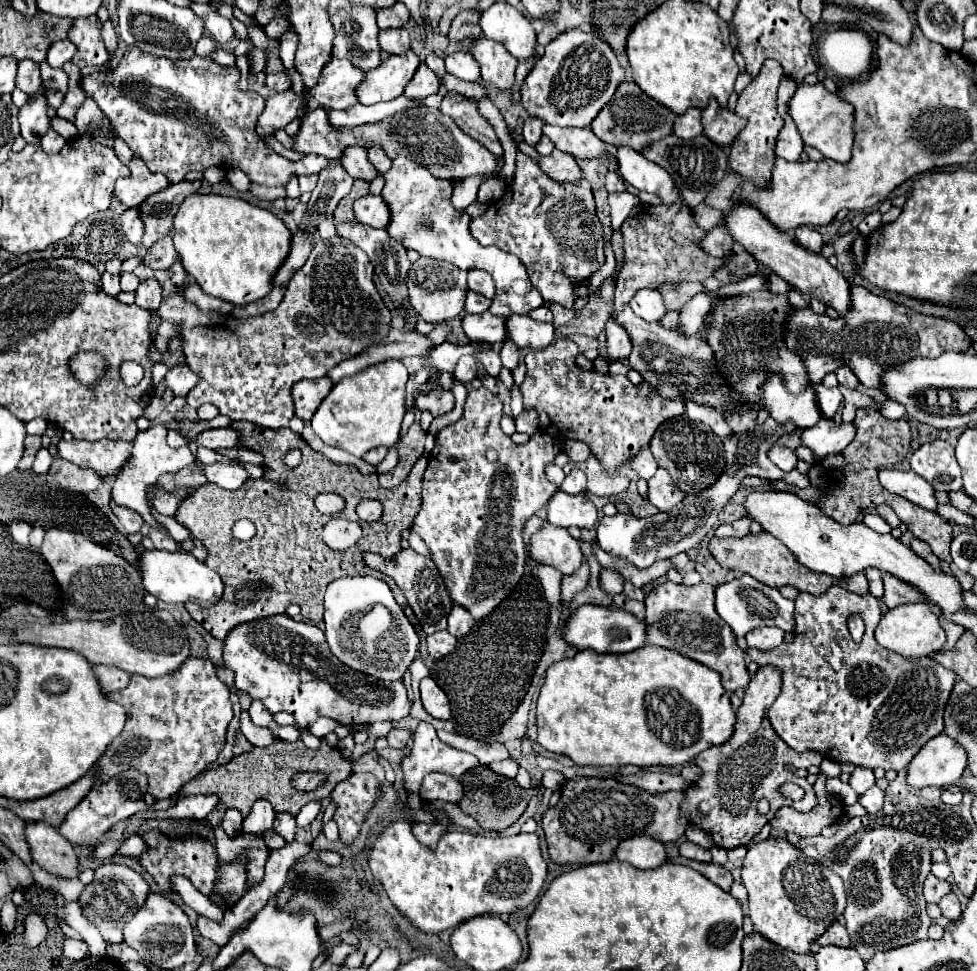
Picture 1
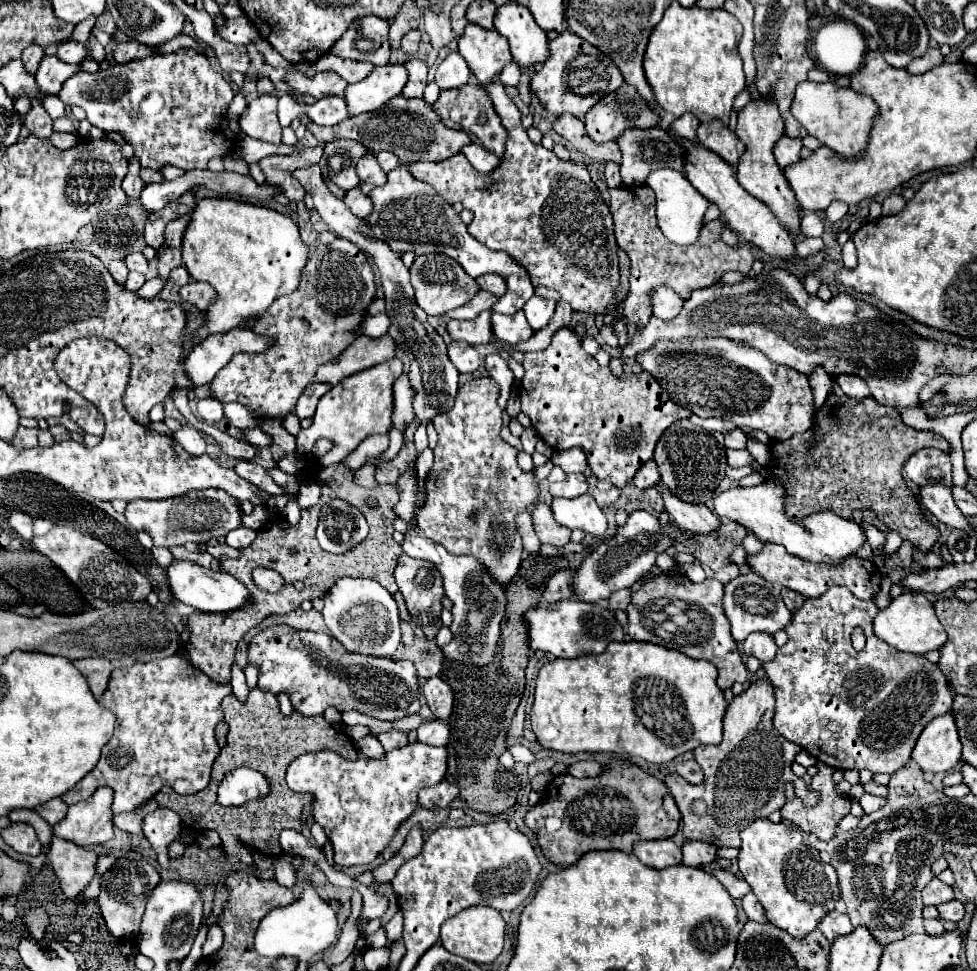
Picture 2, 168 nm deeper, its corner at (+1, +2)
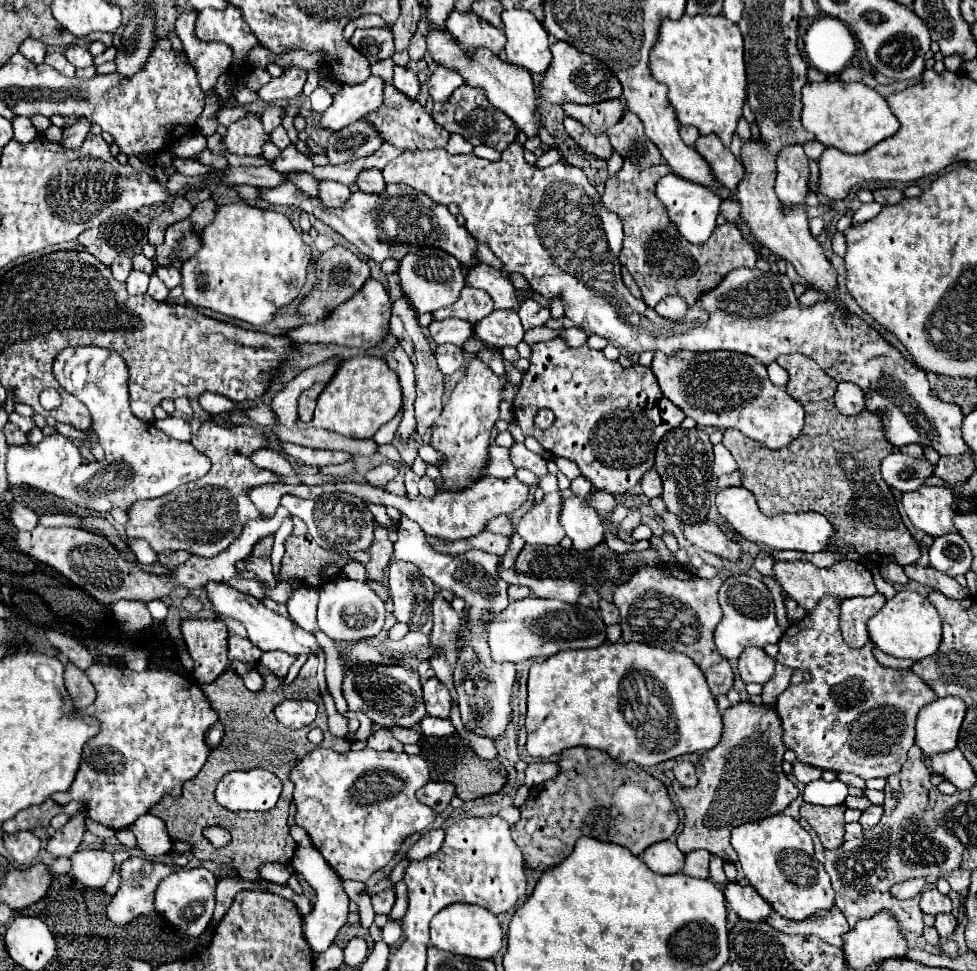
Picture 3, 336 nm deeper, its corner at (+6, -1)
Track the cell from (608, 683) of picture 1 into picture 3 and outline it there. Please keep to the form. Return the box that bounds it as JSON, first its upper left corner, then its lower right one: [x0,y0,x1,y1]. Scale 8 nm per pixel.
[525,642,721,768]

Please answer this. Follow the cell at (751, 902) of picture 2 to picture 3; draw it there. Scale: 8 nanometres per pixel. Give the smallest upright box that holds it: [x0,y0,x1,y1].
[763,906,849,946]

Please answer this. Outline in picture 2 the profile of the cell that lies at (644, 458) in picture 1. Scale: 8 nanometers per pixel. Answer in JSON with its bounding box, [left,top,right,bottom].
[634,461,660,491]

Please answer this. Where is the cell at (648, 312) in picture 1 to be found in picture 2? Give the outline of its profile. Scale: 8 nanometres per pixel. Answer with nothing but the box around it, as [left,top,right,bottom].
[652,287,684,321]

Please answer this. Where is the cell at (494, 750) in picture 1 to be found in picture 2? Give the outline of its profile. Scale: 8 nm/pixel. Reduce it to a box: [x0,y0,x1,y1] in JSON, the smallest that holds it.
[418,719,450,745]

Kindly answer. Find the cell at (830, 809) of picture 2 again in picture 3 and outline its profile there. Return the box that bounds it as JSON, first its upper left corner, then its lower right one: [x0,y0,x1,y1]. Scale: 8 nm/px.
[799,804,845,848]

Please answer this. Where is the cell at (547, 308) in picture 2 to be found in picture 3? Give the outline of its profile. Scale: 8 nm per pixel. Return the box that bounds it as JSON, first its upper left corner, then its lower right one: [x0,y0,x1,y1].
[517,300,551,330]

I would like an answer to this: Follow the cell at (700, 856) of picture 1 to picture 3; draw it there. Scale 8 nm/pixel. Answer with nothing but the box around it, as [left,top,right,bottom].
[683,850,709,878]

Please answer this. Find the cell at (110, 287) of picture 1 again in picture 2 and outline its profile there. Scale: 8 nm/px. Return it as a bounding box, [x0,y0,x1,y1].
[108,261,128,285]

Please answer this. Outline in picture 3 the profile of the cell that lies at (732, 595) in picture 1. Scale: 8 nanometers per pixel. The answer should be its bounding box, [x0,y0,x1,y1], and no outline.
[715,574,783,660]

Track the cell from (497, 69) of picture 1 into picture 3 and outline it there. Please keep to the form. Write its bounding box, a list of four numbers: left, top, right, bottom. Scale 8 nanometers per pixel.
[445,12,505,56]

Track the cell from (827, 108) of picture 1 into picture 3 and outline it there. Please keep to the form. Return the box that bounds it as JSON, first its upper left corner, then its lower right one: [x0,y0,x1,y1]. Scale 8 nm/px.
[801,80,899,154]

